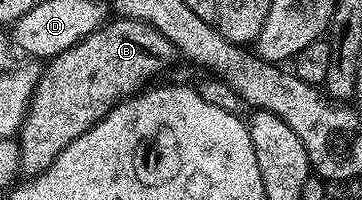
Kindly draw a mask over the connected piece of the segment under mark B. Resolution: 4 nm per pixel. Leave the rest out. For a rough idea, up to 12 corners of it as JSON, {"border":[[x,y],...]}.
{"border":[[117,17],[48,60],[21,122],[20,174],[46,171],[177,58]]}

